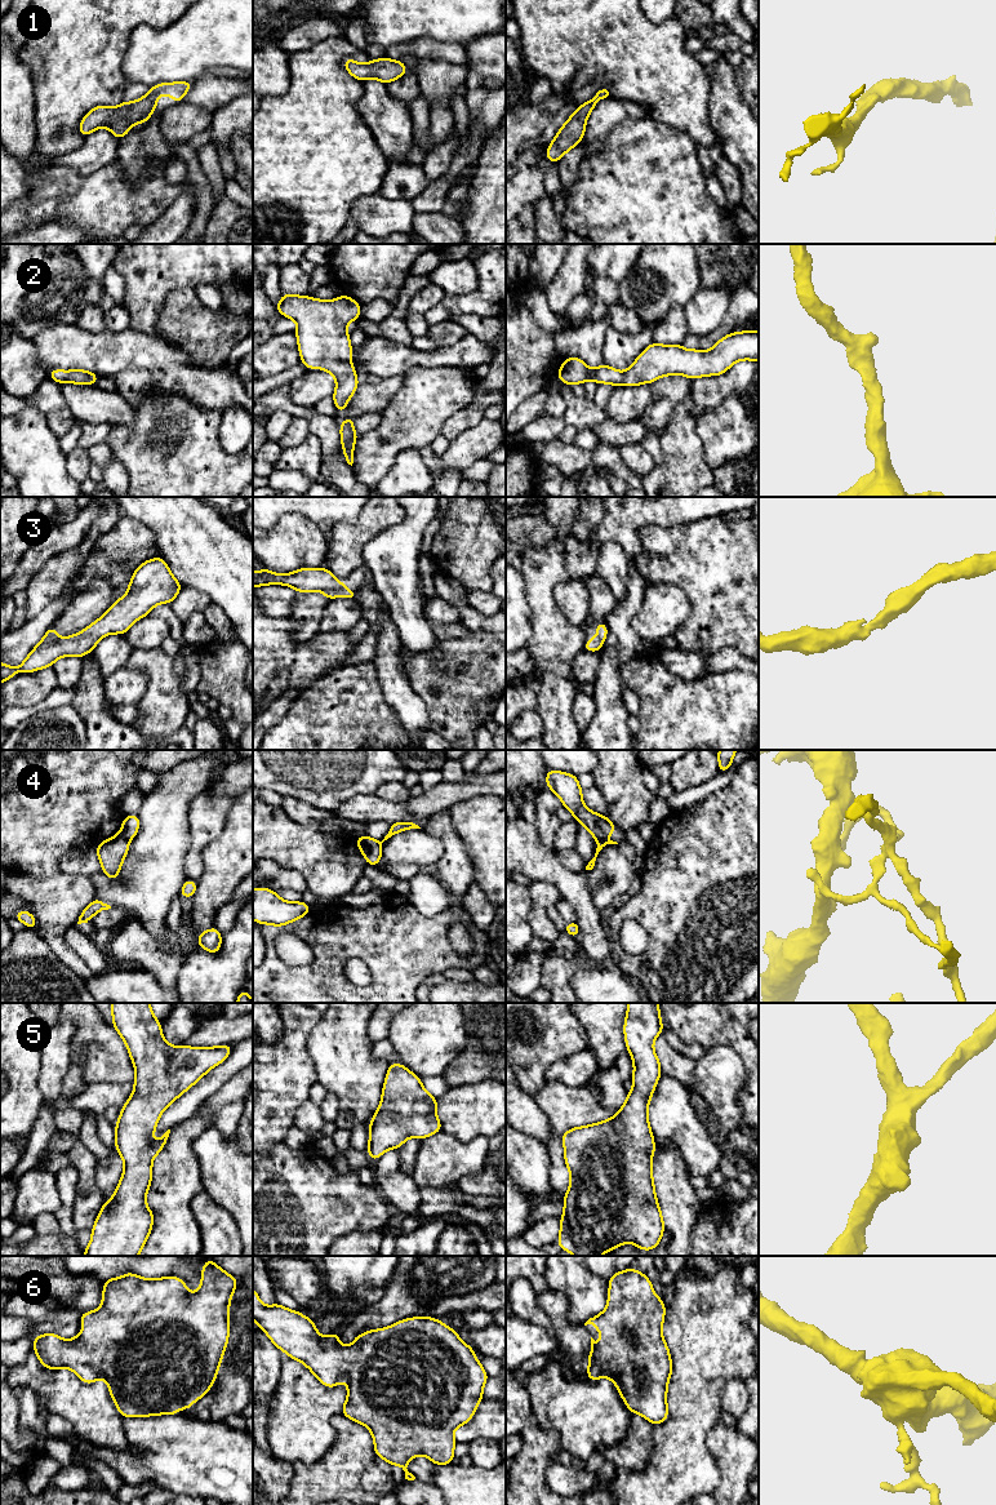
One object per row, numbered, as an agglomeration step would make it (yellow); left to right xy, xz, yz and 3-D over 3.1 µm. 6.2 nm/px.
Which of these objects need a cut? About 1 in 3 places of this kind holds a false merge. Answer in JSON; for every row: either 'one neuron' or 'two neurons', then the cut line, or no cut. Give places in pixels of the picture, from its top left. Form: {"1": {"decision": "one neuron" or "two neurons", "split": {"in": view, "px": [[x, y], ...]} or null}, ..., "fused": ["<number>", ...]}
{"1": {"decision": "one neuron", "split": null}, "2": {"decision": "one neuron", "split": null}, "3": {"decision": "one neuron", "split": null}, "4": {"decision": "two neurons", "split": {"in": "xy", "px": [[121, 831], [129, 839]]}}, "5": {"decision": "one neuron", "split": null}, "6": {"decision": "one neuron", "split": null}, "fused": ["4"]}

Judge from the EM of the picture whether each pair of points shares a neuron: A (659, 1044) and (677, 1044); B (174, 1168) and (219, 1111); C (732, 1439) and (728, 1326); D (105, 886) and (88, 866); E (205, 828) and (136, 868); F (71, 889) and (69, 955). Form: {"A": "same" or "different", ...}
{"A": "different", "B": "same", "C": "different", "D": "different", "E": "different", "F": "same"}

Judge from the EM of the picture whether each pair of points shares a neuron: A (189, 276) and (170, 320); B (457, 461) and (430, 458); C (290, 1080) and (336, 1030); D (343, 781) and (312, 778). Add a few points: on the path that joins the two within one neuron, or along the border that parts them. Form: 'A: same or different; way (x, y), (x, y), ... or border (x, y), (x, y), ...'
A: different; border (194, 288), (173, 289), (165, 298), (161, 309)
B: different; border (436, 456), (440, 473), (462, 470)
C: different; border (314, 1028), (307, 1039), (307, 1052), (319, 1080)
D: same; way (336, 778), (320, 778)

